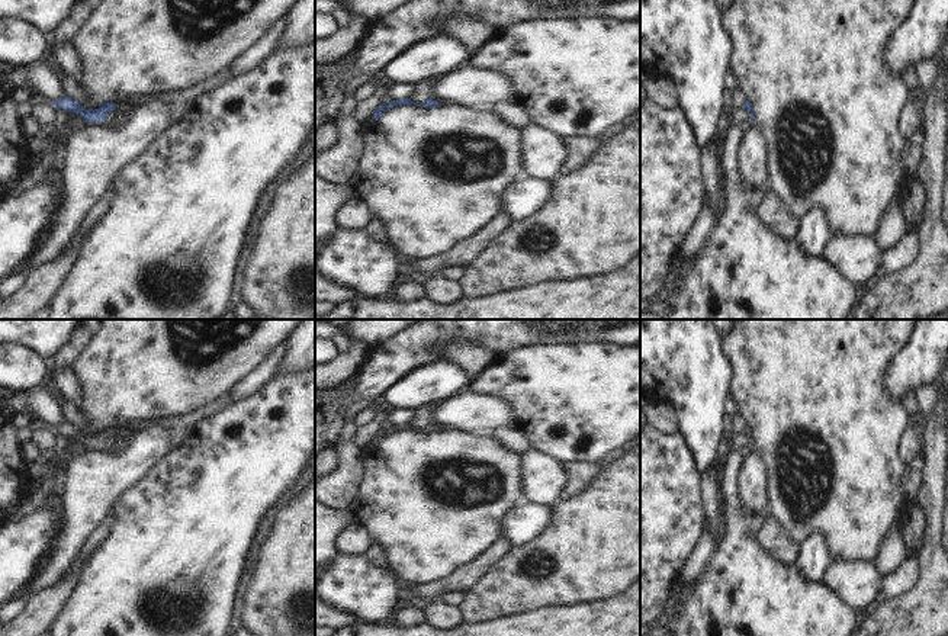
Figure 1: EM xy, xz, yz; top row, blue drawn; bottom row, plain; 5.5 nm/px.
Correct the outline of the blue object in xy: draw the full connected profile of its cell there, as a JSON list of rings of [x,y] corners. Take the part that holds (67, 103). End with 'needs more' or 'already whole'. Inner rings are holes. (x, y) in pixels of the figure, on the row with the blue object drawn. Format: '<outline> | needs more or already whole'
[[[64,96],[55,102],[52,102],[52,105],[57,109],[64,109],[67,112],[73,112],[73,113],[80,113],[83,116],[83,119],[86,121],[86,123],[96,123],[96,122],[105,122],[107,113],[116,109],[113,102],[107,102],[107,103],[102,103],[102,106],[99,109],[86,109],[83,107],[77,100],[74,100],[70,96]]] | already whole

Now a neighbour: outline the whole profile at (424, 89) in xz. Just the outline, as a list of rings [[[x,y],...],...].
[[[428,80],[420,81],[418,84],[415,84],[415,87],[415,94],[411,97],[414,103],[420,105],[431,97],[433,86],[428,83]]]

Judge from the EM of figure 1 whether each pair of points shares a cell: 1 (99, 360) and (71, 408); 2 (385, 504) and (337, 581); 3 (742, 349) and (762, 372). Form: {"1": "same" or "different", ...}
{"1": "different", "2": "different", "3": "same"}

